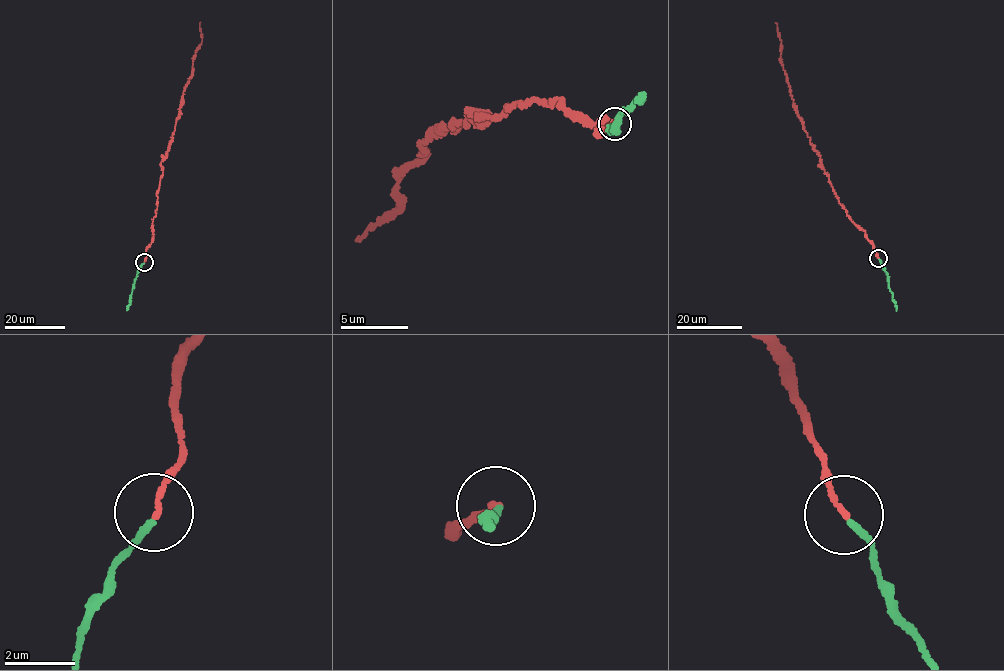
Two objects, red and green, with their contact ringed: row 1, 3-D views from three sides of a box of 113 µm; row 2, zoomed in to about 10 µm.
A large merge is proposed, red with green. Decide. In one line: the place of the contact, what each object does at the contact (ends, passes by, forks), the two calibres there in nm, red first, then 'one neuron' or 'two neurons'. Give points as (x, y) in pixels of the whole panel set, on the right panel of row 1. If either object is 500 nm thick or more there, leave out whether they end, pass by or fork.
(878, 258) | red ends | green ends | 150/180 nm | two neurons

